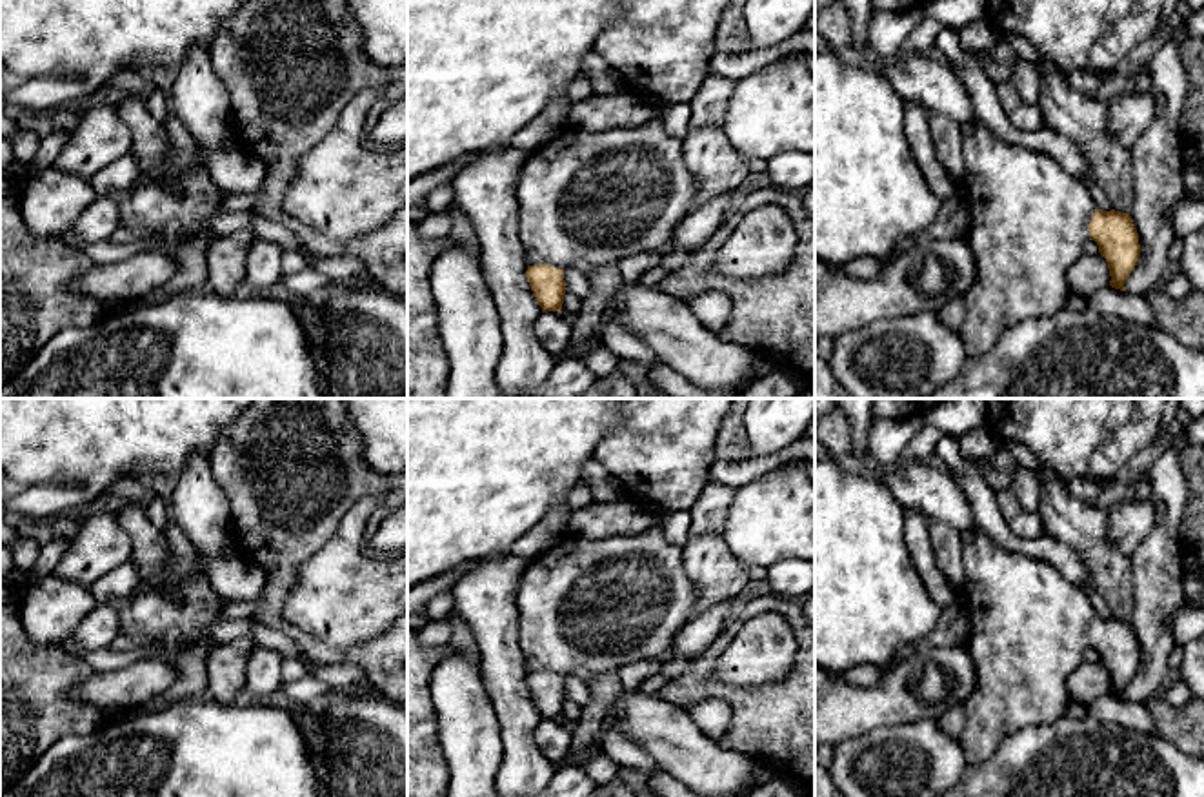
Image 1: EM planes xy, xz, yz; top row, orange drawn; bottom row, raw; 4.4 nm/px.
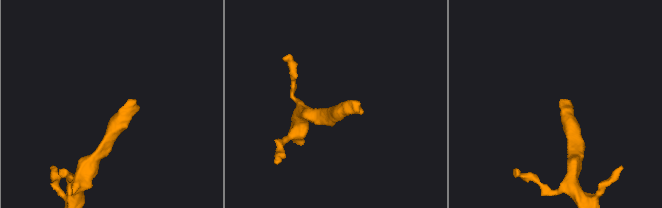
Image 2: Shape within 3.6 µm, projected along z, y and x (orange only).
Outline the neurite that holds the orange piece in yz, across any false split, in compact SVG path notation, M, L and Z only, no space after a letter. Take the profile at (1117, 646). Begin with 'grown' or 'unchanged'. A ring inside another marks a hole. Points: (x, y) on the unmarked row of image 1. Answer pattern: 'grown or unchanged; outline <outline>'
grown; outline M977 526L962 535L962 560L968 577L964 602L971 611L964 648L977 671L977 686L964 702L966 726L960 737L968 764L988 762L998 750L998 742L1011 733L1029 726L1046 726L1064 717L1071 702L1068 677L1084 662L1084 651L1089 646L1097 650L1099 661L1108 670L1109 693L1126 699L1124 691L1140 664L1139 641L1129 620L1099 617L1088 591L1066 579L1053 564L1006 550Z

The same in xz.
grown; outline M660 524L638 535L567 535L533 559L520 579L515 604L526 684L542 719L562 721L566 677L587 681L662 655L698 597L700 590L684 568L682 548L664 537Z

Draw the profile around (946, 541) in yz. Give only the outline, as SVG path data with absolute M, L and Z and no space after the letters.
M929 519L928 539L933 546L935 562L946 575L951 590L960 600L966 600L968 577L962 560L962 533L940 520Z

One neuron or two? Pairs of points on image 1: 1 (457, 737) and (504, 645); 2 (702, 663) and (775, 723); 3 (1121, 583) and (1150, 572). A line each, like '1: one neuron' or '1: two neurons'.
1: two neurons
2: one neuron
3: two neurons

